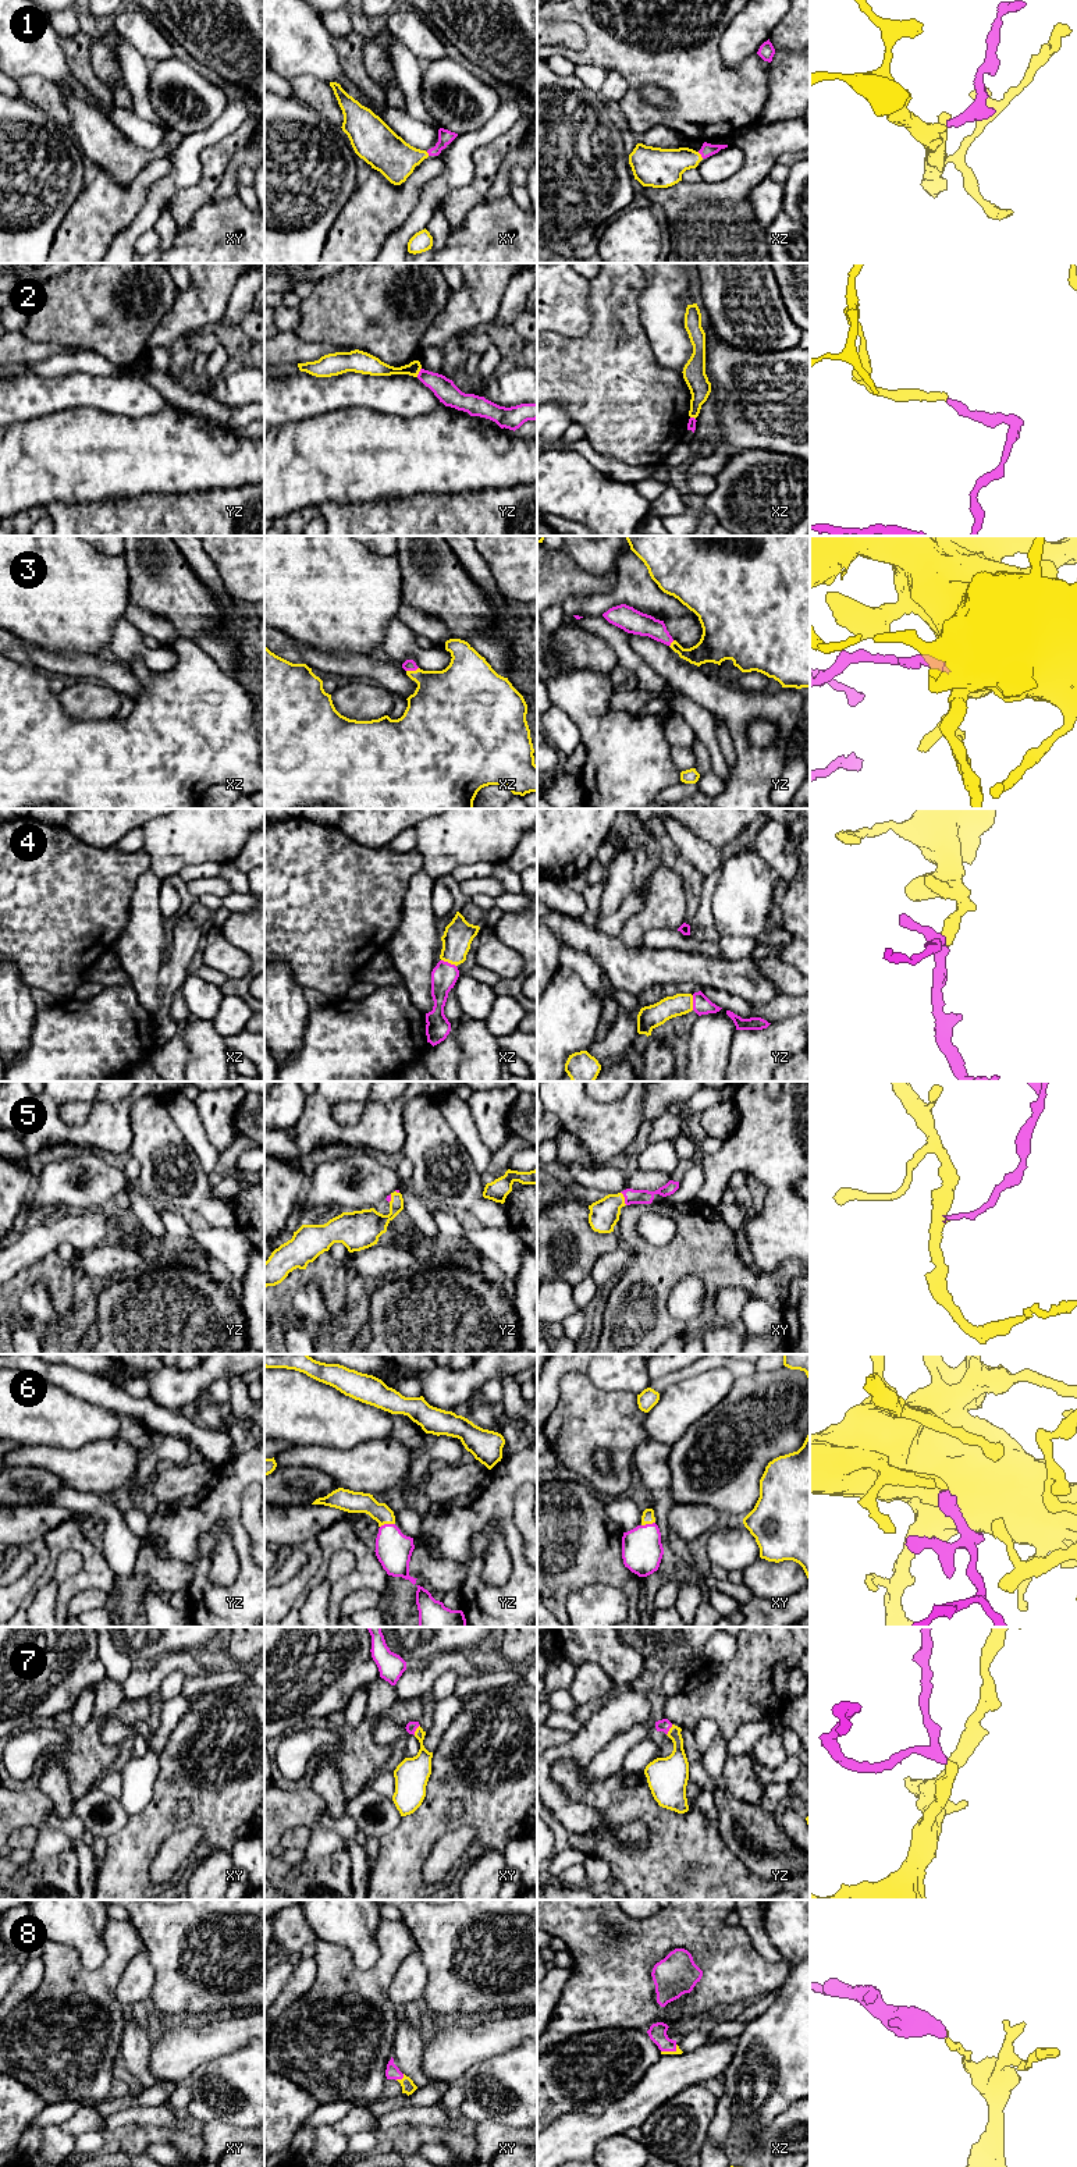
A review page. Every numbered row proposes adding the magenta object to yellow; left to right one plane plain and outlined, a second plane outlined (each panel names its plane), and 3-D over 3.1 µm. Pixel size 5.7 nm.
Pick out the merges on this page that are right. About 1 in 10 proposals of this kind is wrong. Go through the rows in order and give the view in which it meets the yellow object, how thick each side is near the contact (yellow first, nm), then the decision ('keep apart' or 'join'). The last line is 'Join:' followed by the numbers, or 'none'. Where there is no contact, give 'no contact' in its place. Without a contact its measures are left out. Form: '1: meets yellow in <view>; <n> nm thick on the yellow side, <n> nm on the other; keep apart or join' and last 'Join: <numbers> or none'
1: meets yellow in xz; 220 nm thick on the yellow side, 80 nm on the other; join
2: meets yellow in yz; 100 nm thick on the yellow side, 130 nm on the other; keep apart
3: meets yellow in xz; 360 nm thick on the yellow side, 60 nm on the other; join
4: meets yellow in xz; 170 nm thick on the yellow side, 150 nm on the other; join
5: meets yellow in xy; 170 nm thick on the yellow side, 80 nm on the other; join
6: meets yellow in yz; 130 nm thick on the yellow side, 200 nm on the other; join
7: meets yellow in xy; 190 nm thick on the yellow side, 70 nm on the other; join
8: meets yellow in xy; 80 nm thick on the yellow side, 80 nm on the other; join
Join: 1, 3, 4, 5, 6, 7, 8

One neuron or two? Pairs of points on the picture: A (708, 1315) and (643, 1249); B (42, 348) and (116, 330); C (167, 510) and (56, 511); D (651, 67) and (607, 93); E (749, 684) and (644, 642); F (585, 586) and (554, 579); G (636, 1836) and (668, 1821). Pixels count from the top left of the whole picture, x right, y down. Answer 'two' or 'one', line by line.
A: one
B: two
C: one
D: two
E: two
F: one
G: two

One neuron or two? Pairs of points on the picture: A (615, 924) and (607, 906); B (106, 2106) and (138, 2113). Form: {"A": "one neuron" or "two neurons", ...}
{"A": "two neurons", "B": "two neurons"}

